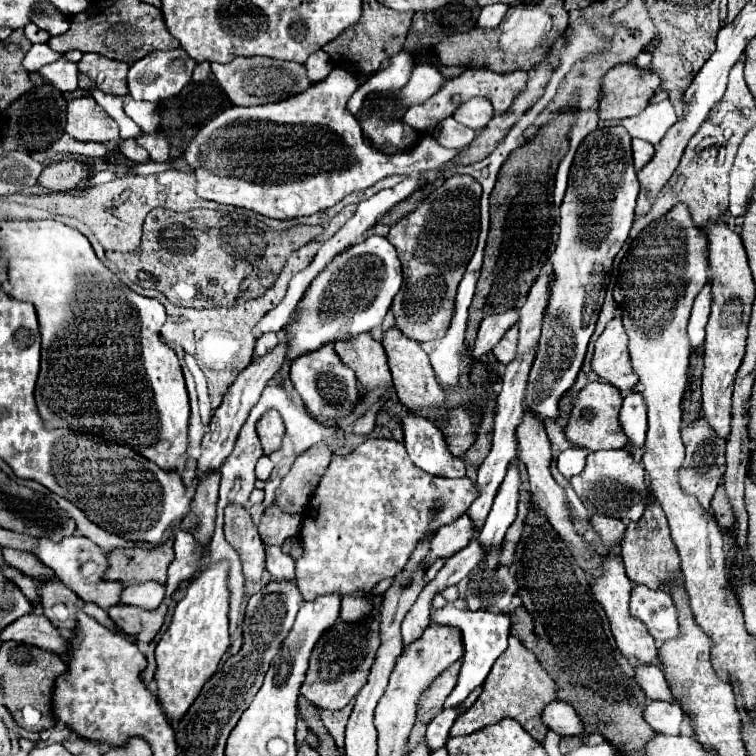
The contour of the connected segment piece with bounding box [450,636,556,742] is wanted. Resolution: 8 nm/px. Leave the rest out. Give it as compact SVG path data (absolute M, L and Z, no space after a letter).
M510 636L508 648L502 652L502 656L494 662L480 696L468 708L464 714L460 714L450 728L450 736L466 736L470 732L476 732L484 726L496 724L504 718L516 720L528 734L532 734L534 740L542 742L546 738L546 724L542 722L542 710L546 708L546 702L556 700L556 686L550 674L542 670L538 658L534 656L532 650L528 650L520 638Z

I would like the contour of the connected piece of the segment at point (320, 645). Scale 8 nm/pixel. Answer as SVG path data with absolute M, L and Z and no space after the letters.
M374 608L370 616L358 622L342 622L342 620L336 622L316 642L310 654L310 666L306 672L306 680L300 688L300 694L306 696L318 708L326 710L344 708L366 684L378 648L380 648L380 608Z

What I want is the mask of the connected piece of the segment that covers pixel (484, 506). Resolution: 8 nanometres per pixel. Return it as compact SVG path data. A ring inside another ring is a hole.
M534 350L524 354L522 358L510 362L502 374L502 386L500 386L500 394L498 394L498 410L496 410L496 420L494 420L494 438L492 438L492 450L488 454L488 458L482 462L480 470L478 470L478 480L476 480L476 486L478 486L478 498L474 500L474 504L470 504L466 516L474 522L474 536L480 534L480 528L484 526L486 522L486 516L492 508L492 500L498 492L498 486L502 484L504 480L504 474L508 470L508 464L516 458L516 438L514 438L514 432L516 432L516 426L518 422L522 422L522 400L524 400L524 392L526 392L526 380L528 380L528 372L530 372L530 366L532 366L532 360L534 360Z

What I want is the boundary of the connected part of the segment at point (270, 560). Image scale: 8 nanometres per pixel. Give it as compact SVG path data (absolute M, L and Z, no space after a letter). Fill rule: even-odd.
M266 546L266 570L274 582L294 580L294 560L282 554L278 546Z

